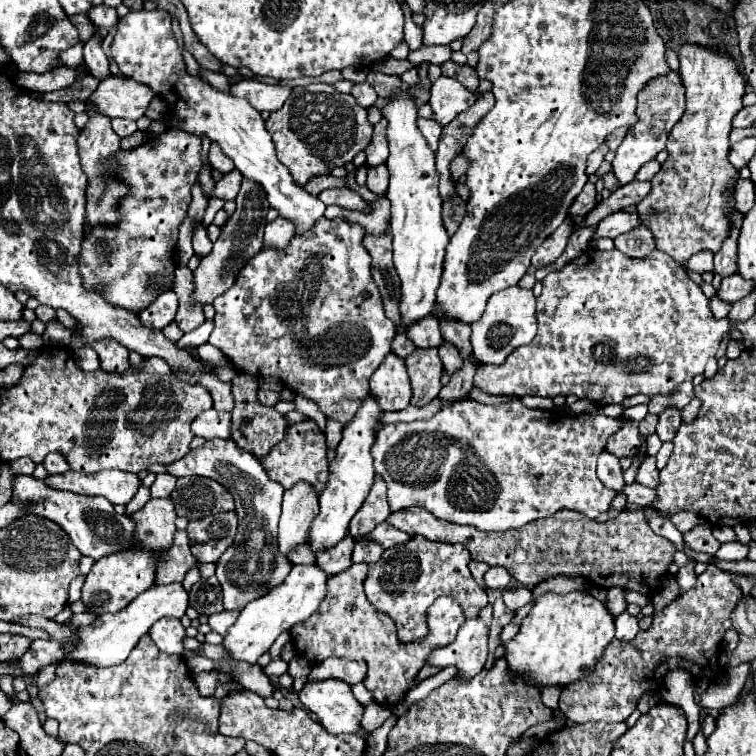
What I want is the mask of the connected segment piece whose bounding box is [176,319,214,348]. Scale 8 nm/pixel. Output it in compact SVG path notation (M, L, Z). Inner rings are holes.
M206 319L197 329L192 332L185 333L176 344L178 344L179 348L198 347L208 341L213 329L213 320Z

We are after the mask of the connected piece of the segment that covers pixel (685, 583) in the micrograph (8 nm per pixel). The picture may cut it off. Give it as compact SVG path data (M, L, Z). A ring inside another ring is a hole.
M688 558L688 562L684 566L680 566L680 570L676 574L676 582L678 582L682 594L688 592L696 584L696 580L698 580L698 574L694 572L694 566L696 566L696 560Z

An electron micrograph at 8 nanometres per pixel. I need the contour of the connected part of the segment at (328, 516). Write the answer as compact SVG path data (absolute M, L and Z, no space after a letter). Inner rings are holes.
M368 392L356 416L344 426L342 440L336 448L336 458L330 464L330 478L328 478L326 490L320 494L320 514L314 518L310 526L310 546L314 552L328 548L336 544L338 540L342 540L352 516L358 512L358 508L362 506L364 498L370 492L370 486L374 482L374 466L372 466L370 448L374 444L376 426L380 422L380 416L382 416L382 410L378 408L378 400L374 398L372 392Z

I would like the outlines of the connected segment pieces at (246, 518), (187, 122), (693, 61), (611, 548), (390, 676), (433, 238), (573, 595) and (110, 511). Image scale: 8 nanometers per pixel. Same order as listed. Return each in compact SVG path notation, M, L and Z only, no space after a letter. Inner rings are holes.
M206 440L200 448L190 450L182 460L176 460L168 466L168 472L174 476L204 476L220 482L236 502L238 512L238 534L234 544L222 554L216 568L216 578L222 586L224 608L226 610L242 610L254 598L264 596L274 586L282 584L292 564L286 556L278 552L276 532L280 518L280 504L284 488L266 476L260 460L250 456L250 452L242 452L242 448L234 446L232 440Z
M140 10L128 12L118 22L116 36L112 40L112 58L116 60L122 74L132 76L138 82L148 84L158 96L162 96L170 112L182 118L180 128L196 136L206 134L212 142L218 142L222 152L234 160L236 168L244 178L254 180L266 192L266 198L274 210L294 224L294 234L304 236L312 232L314 224L324 216L326 206L312 194L308 194L300 184L294 184L288 168L278 160L274 142L264 128L260 112L254 112L246 100L234 98L230 94L214 90L210 84L192 78L186 72L182 52L178 50L172 20L162 10Z
M682 44L678 50L680 58L680 78L686 90L686 110L684 116L676 122L668 136L668 160L662 164L660 172L652 178L650 194L638 204L638 212L642 212L646 228L656 238L656 248L672 256L678 264L684 264L692 254L700 250L712 250L714 254L720 250L722 240L728 236L730 222L726 218L726 192L738 180L738 172L728 162L730 150L730 130L732 118L742 108L742 96L746 92L744 76L740 74L732 56L726 52L702 48L702 44Z
M424 508L392 512L386 522L398 530L420 534L428 540L464 544L470 550L472 560L486 562L490 566L500 564L520 584L532 588L556 574L580 574L588 576L596 586L606 590L610 586L620 586L640 594L650 594L658 588L658 578L668 570L672 552L676 550L670 540L658 536L648 526L648 520L640 512L622 512L608 522L596 522L582 516L580 512L562 508L562 512L556 512L546 520L534 520L522 528L512 528L506 532L482 532L478 528L450 524L446 520L434 518L432 512L426 512Z
M352 564L350 568L346 568L346 572L338 572L338 576L330 576L328 594L322 600L320 608L308 620L294 624L294 628L290 630L290 638L294 644L296 656L306 660L310 666L320 664L326 658L364 660L368 664L368 674L363 683L372 692L378 704L392 708L406 696L408 686L418 674L418 670L424 666L426 656L434 648L450 644L456 638L456 632L466 618L456 600L442 596L428 608L430 634L424 640L402 644L398 642L396 626L392 618L382 612L376 612L372 604L366 600L366 594L362 588L366 574L368 574L366 564Z
M408 88L394 90L392 102L382 108L382 114L388 118L390 142L390 156L386 160L386 166L390 170L388 198L392 202L390 234L394 238L394 266L402 280L400 312L404 322L400 330L432 312L448 244L448 234L442 226L440 216L442 198L438 194L438 172L434 166L434 152L428 148L424 136L416 126L418 108L406 92Z
M544 592L534 600L534 606L530 614L524 618L520 624L520 632L516 634L514 640L504 644L506 648L506 660L508 668L518 672L528 684L534 686L566 686L574 680L578 680L584 670L592 668L596 664L596 658L602 654L604 646L608 646L614 638L614 618L606 610L602 602L598 602L594 596L586 592L570 592L566 596L556 594L556 592Z
M16 476L12 480L12 500L34 500L36 504L30 504L30 514L44 516L52 522L56 522L72 540L72 544L86 556L92 556L94 560L130 548L134 524L128 516L116 514L114 506L102 498L102 496L82 496L74 492L62 492L56 488L50 488L44 480L36 480L34 476Z

